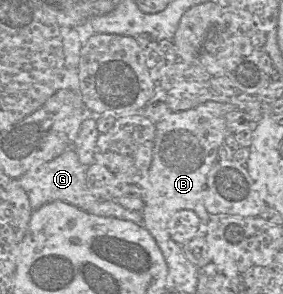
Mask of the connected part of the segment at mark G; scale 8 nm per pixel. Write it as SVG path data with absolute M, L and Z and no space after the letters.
M72 146L51 161L29 170L22 175L18 181L23 190L27 193L33 210L40 208L46 203L60 200L93 215L114 217L133 221L136 224L142 224L143 216L141 211L131 211L119 205L115 200L102 199L93 195L87 187L86 168L86 166L79 162L77 152Z

